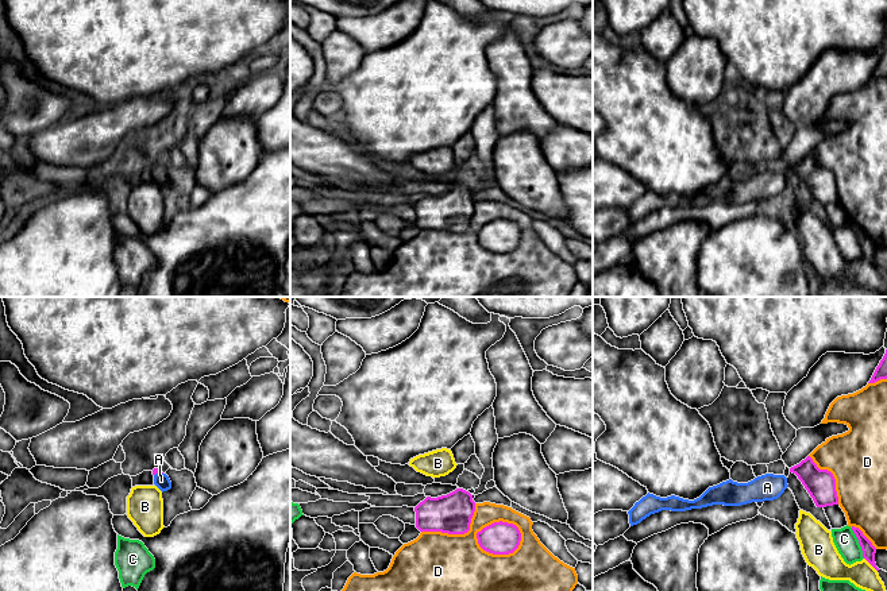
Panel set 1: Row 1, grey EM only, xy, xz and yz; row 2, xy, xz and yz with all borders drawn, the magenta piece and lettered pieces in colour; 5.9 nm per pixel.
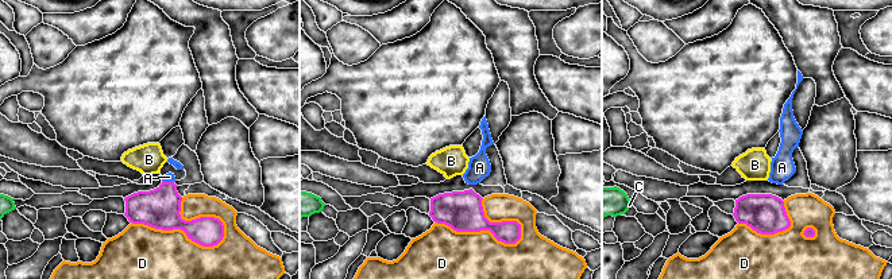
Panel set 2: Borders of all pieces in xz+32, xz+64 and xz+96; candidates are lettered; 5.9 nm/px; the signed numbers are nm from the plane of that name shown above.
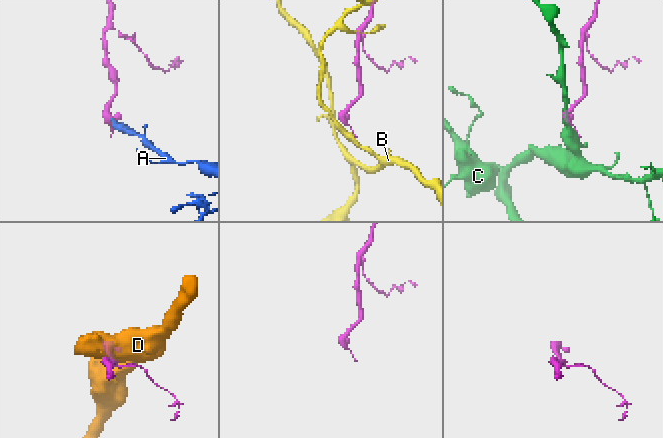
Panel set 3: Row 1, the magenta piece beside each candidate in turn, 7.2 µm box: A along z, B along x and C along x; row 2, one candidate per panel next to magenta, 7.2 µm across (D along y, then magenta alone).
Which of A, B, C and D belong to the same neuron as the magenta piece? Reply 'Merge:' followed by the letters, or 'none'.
Merge: A

